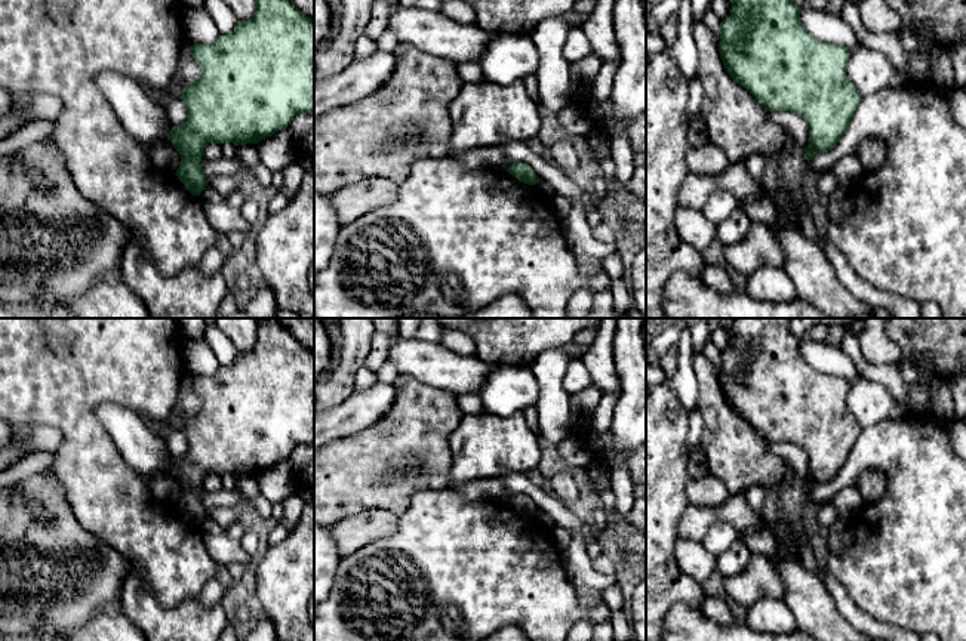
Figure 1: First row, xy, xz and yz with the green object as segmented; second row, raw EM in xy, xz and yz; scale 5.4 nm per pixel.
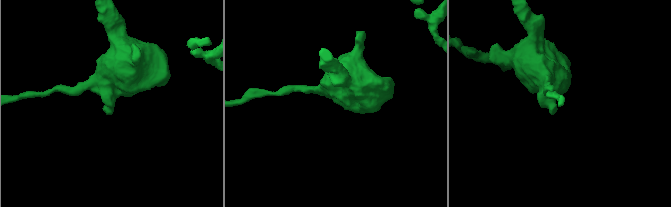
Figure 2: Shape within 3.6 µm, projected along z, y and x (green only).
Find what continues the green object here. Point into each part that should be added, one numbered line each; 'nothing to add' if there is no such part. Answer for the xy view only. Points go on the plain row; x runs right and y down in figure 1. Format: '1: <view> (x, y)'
nothing to add

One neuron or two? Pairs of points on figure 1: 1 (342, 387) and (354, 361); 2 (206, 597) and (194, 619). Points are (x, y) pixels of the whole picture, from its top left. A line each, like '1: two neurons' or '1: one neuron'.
1: one neuron
2: two neurons

